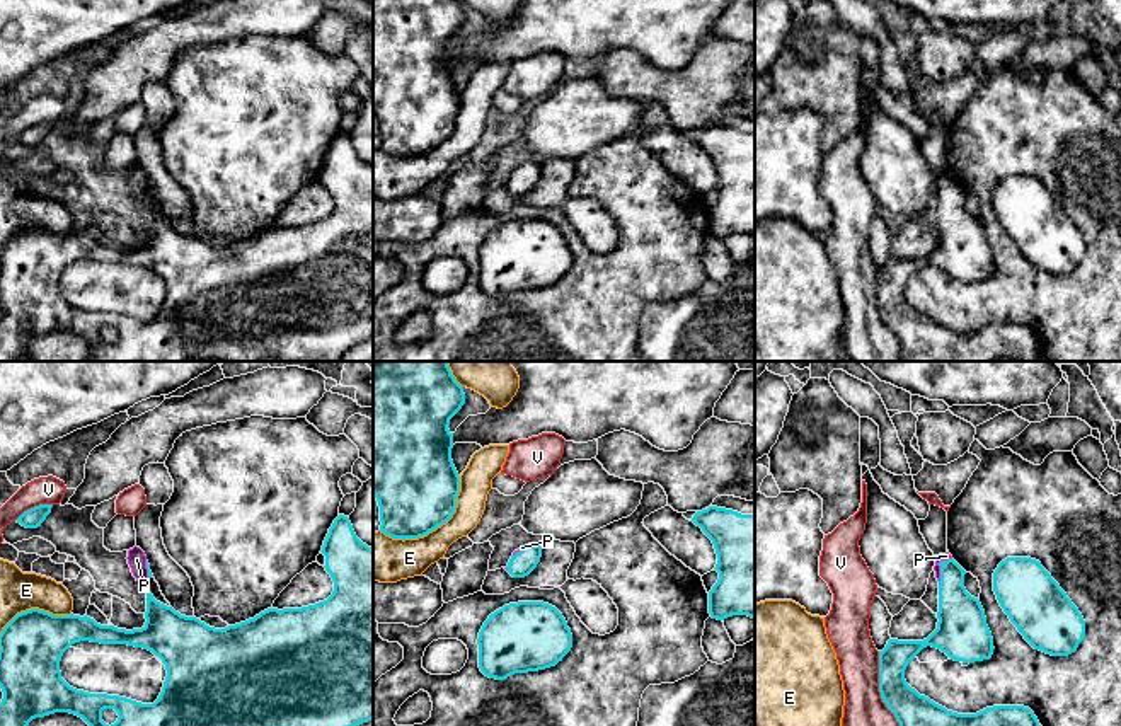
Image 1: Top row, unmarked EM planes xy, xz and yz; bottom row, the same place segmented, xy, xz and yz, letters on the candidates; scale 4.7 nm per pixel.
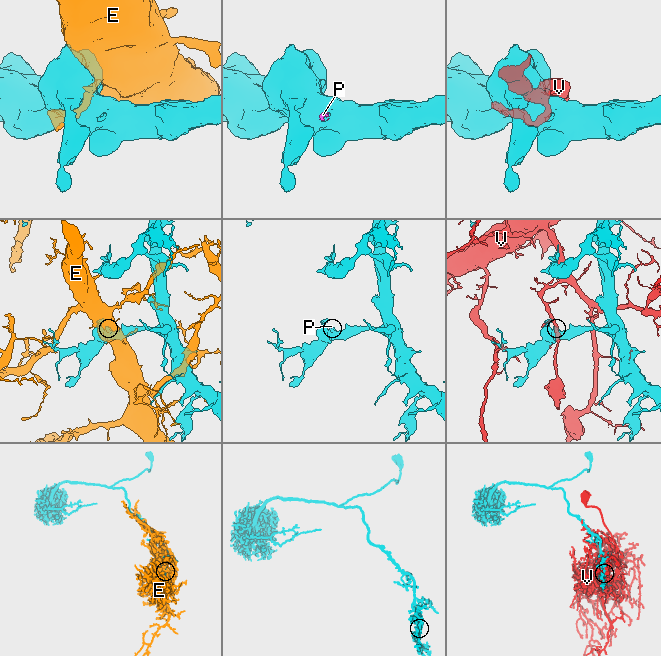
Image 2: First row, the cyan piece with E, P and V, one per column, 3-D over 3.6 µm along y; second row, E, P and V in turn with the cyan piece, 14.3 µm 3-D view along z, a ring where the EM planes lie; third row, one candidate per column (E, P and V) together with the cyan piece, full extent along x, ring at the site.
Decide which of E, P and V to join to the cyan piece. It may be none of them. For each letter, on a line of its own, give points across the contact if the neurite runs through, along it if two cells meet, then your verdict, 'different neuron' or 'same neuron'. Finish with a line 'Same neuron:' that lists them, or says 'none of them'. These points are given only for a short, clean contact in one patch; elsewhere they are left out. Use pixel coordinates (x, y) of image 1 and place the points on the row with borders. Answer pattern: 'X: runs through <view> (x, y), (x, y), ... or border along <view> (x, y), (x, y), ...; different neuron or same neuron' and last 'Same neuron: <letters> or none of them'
E: different neuron
P: runs through yz (960, 612), (951, 576), (939, 564), (946, 556); same neuron
V: border along yz (878, 651), (879, 697), (900, 725); different neuron
Same neuron: P

